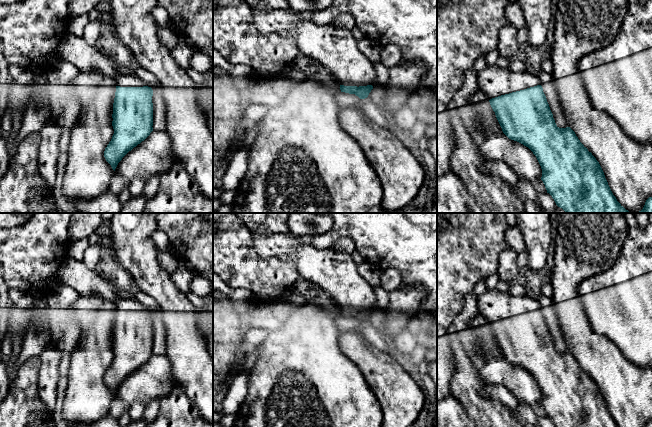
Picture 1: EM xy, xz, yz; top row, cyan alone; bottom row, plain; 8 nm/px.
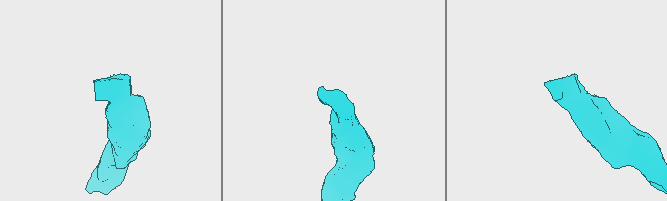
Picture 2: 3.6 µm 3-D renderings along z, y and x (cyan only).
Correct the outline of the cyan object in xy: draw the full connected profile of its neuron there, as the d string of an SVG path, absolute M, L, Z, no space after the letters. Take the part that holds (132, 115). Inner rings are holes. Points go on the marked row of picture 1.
M128 72L120 73L115 83L114 134L104 151L104 157L114 171L122 158L153 131L152 88Z

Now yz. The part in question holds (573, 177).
M496 65L484 67L478 75L478 87L489 100L503 133L528 147L536 156L542 169L541 180L558 207L566 213L630 213L617 201L599 162L580 142L575 132L570 127L559 128L556 125L537 74L528 70L512 72Z

